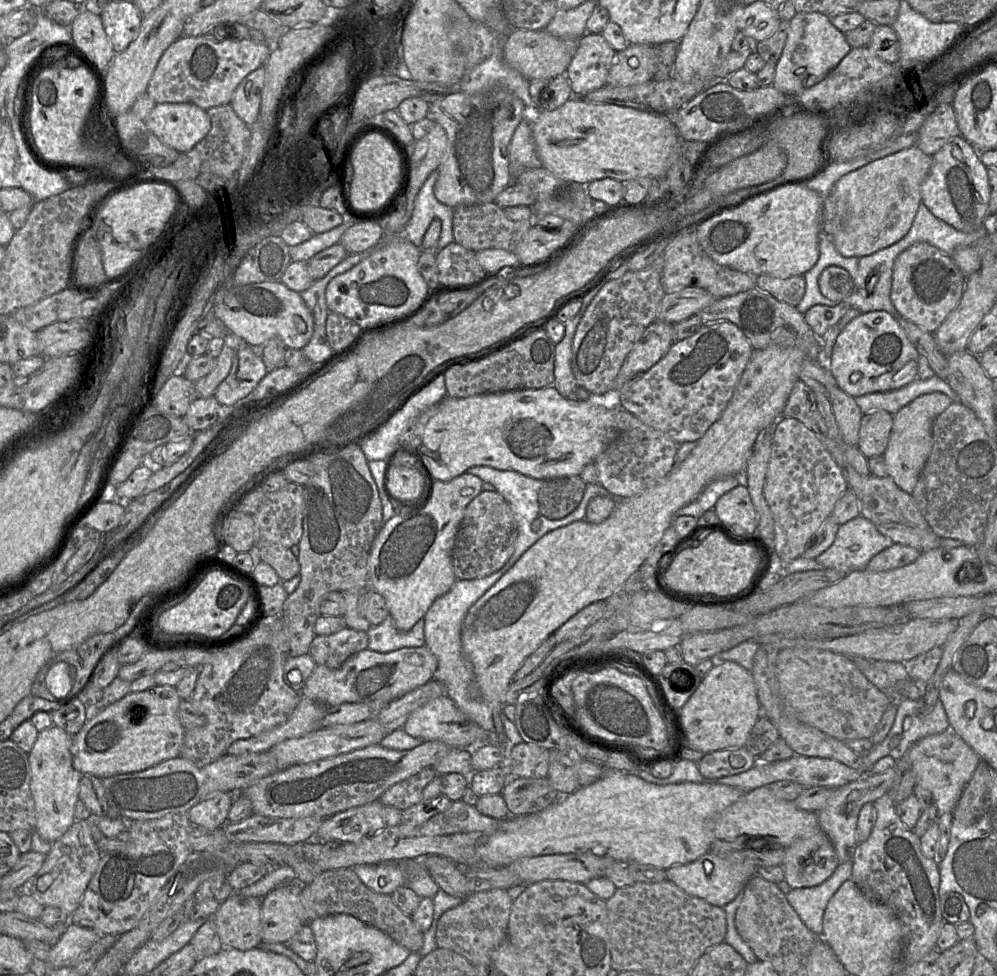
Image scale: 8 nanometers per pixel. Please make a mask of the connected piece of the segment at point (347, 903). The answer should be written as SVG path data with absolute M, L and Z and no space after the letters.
M352 868L319 873L312 883L303 885L300 902L304 908L305 920L308 925L316 918L332 914L348 914L385 932L411 952L417 952L423 946L423 932L414 923L412 917L403 913L395 905L390 895L376 893L367 887Z

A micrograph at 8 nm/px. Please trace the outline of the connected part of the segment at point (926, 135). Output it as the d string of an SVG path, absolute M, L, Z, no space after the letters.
M941 104L924 121L915 145L932 156L950 138L960 136L952 104Z

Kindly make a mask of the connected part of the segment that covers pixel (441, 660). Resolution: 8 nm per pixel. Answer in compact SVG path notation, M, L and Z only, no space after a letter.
M502 569L472 580L456 580L450 590L437 598L424 616L425 645L436 656L438 661L434 679L441 683L447 695L456 706L482 729L505 736L512 745L523 742L515 724L503 713L502 706L493 706L480 695L473 666L465 656L461 643L461 628L469 608L482 597L509 569Z

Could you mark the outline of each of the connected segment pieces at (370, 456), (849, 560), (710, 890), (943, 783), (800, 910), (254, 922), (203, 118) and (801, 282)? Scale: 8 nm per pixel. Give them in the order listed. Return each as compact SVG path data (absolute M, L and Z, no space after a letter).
M442 375L392 411L385 423L357 442L368 462L385 460L404 441L404 434L410 430L420 414L446 396L445 376Z
M860 514L839 525L832 545L815 560L825 568L848 574L865 569L872 557L893 544L891 538L881 534L871 521Z
M710 850L691 863L670 867L666 870L666 875L667 880L676 884L687 894L723 907L743 891L746 883L756 874L757 867L747 858L743 862L731 862Z
M951 729L922 738L911 746L908 754L916 783L932 793L938 817L954 810L963 789L981 761L976 752Z
M852 861L839 864L833 874L823 883L813 887L794 888L787 895L787 901L798 914L802 922L813 933L821 936L823 933L823 916L829 900L833 897L843 882L851 880Z
M234 893L212 917L224 948L241 951L258 947L261 937L262 899Z
M156 103L144 122L163 144L179 153L191 150L211 129L207 110L192 103Z
M763 274L757 277L756 287L770 293L777 300L796 307L805 294L806 282L804 275L782 279Z

